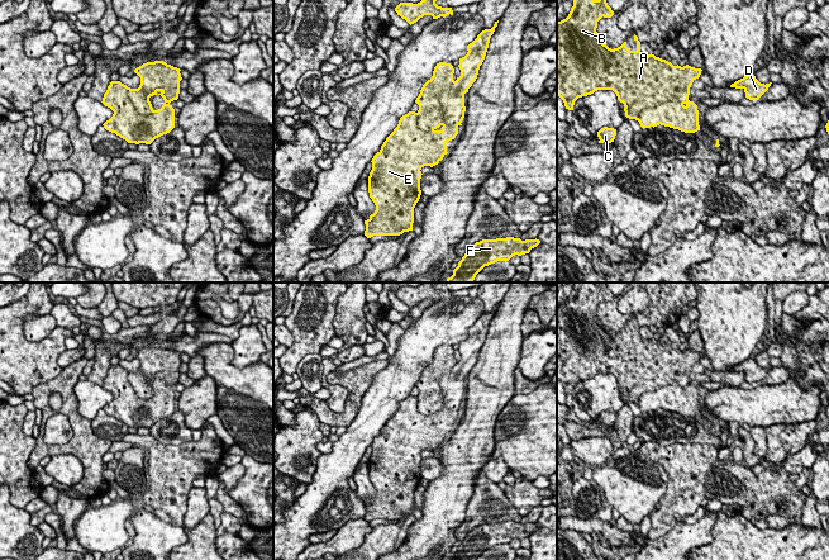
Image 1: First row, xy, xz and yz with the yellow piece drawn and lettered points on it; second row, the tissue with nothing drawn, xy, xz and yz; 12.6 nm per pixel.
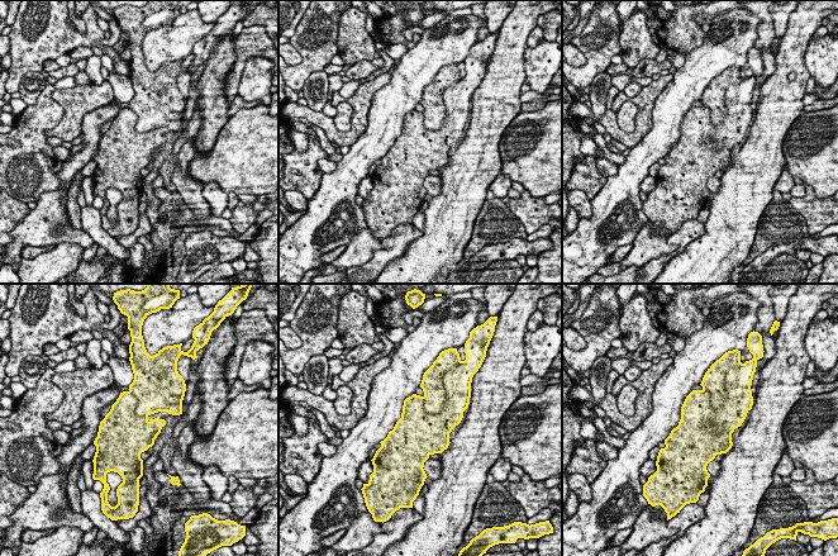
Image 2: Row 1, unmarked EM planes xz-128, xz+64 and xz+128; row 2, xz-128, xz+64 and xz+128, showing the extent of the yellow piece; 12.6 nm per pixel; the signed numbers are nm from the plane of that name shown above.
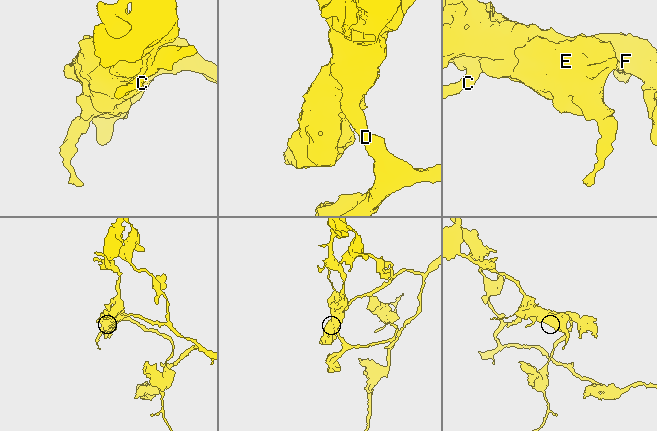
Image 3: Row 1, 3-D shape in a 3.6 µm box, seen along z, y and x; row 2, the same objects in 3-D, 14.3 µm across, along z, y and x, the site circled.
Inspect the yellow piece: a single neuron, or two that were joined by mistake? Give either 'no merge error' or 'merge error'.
merge error

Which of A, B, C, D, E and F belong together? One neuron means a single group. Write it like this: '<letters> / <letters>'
A B D F / C E

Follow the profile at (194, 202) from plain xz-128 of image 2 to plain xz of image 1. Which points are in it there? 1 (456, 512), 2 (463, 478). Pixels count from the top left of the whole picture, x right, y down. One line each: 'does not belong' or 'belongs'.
1: does not belong
2: does not belong

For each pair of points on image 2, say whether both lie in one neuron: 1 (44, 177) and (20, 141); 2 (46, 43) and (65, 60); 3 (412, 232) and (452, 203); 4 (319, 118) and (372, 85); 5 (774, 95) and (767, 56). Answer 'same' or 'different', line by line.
1: same
2: different
3: different
4: same
5: different

